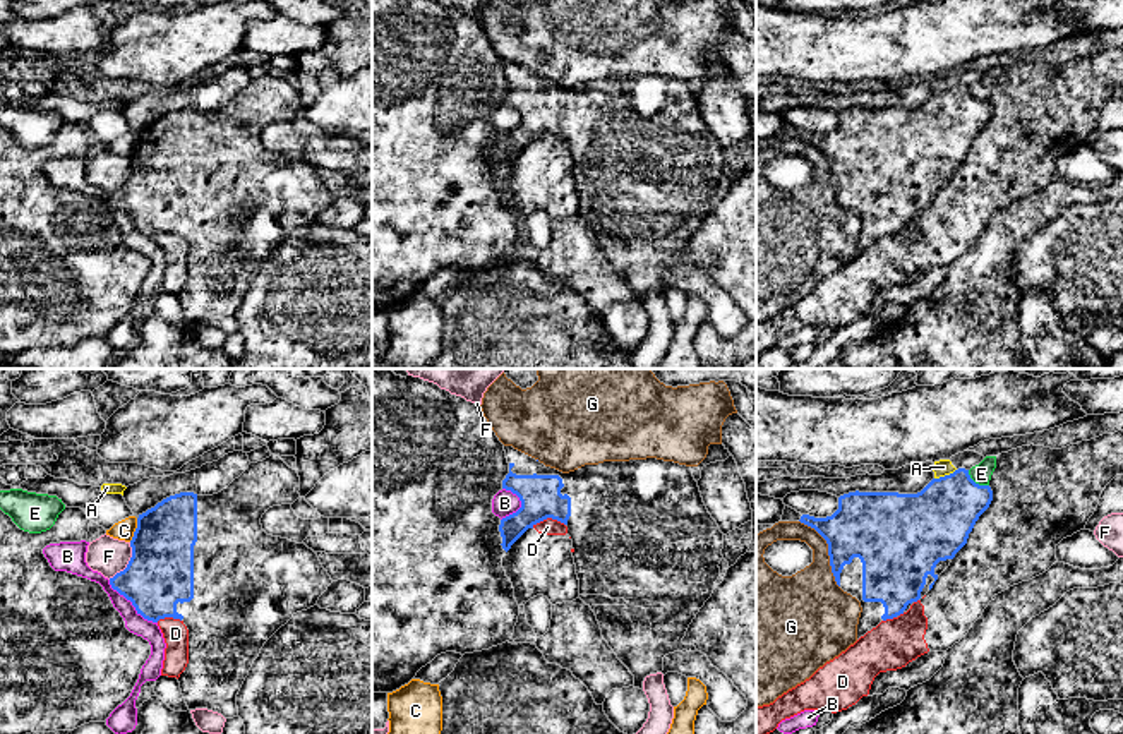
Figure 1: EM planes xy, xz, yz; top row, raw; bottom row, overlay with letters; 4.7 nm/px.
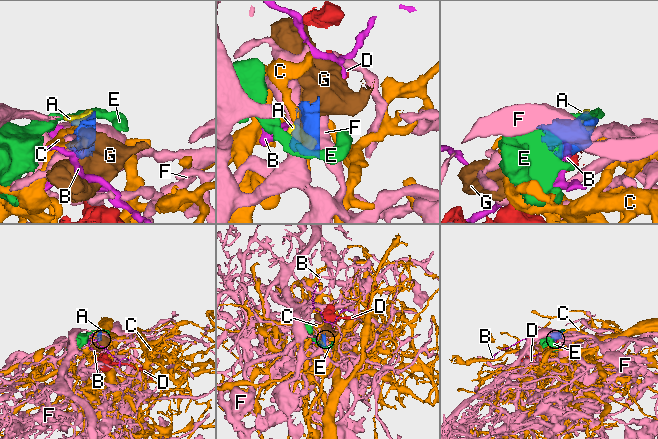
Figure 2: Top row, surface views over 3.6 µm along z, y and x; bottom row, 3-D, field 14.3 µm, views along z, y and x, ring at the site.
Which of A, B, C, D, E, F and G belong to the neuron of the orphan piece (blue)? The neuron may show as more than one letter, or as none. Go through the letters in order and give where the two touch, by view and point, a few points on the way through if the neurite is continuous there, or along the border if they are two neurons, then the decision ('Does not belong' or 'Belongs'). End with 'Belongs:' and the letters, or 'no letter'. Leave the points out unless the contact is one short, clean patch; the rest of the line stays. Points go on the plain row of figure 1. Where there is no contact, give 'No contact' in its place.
A: Touches blue at yz (945, 91). Does not belong
B: Touches blue at xy (132, 220). Boundary: xy (108, 196), (144, 234), (156, 239). Does not belong
C: Touches blue at xy (136, 146). Does not belong
D: Touches blue at xz (547, 132). Boundary: xz (564, 141), (544, 134), (532, 143). Does not belong
E: Touches blue at yz (974, 98). Boundary: yz (967, 86), (976, 98), (988, 102). Does not belong
F: Touches blue at xy (129, 179). Does not belong
G: Touches blue at yz (828, 167). Does not belong
Belongs: no letter

